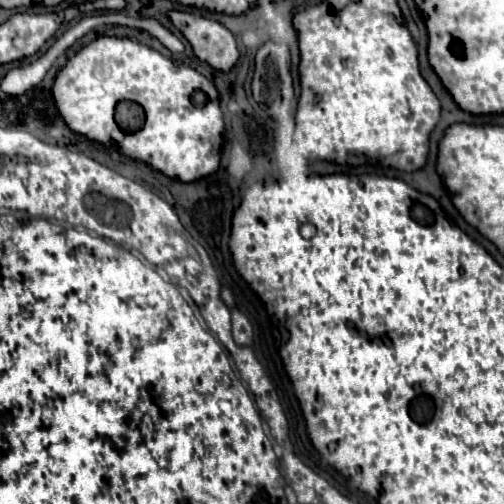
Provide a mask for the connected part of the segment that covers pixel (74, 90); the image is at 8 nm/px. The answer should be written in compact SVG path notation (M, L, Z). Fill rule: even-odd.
M101 36L91 44L83 46L69 62L59 70L55 84L53 84L53 98L57 110L65 124L77 132L87 136L89 140L107 144L115 142L125 156L141 160L167 178L175 178L181 182L195 182L205 178L219 168L219 154L223 144L223 114L219 108L219 94L217 88L193 68L169 60L153 48L147 48L129 38L115 38L115 36ZM119 100L135 100L145 108L147 120L141 132L123 134L113 120L113 110Z

